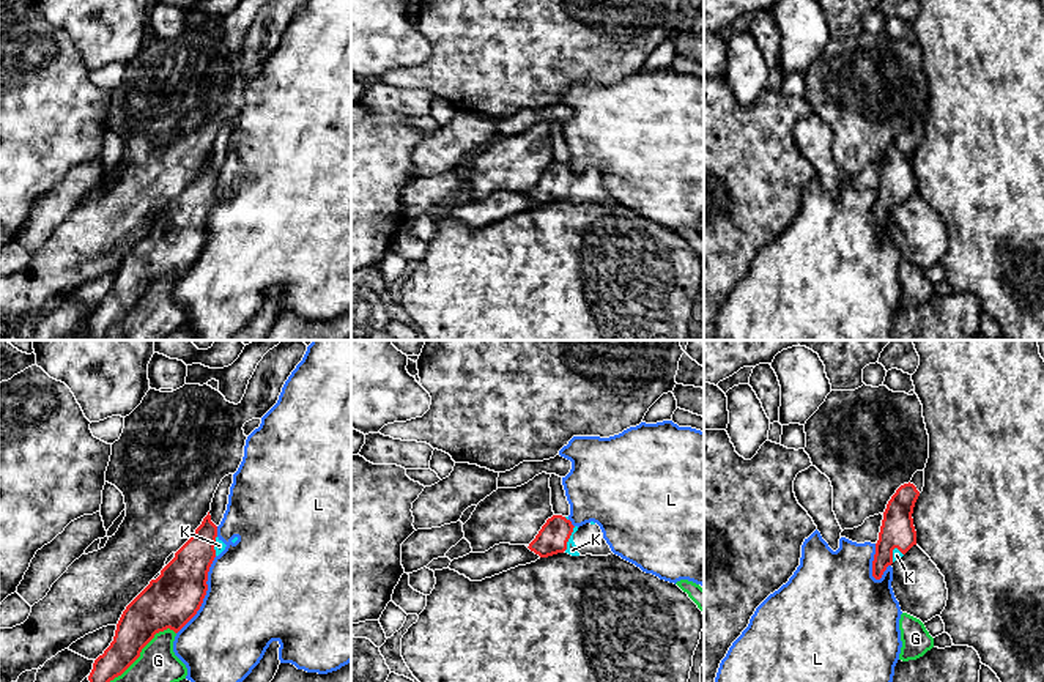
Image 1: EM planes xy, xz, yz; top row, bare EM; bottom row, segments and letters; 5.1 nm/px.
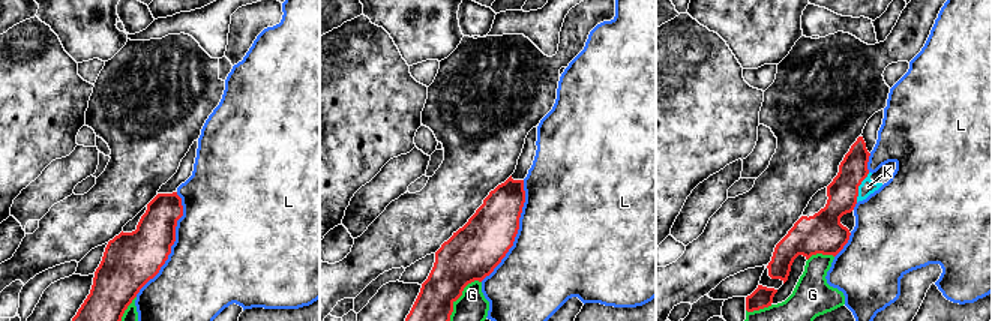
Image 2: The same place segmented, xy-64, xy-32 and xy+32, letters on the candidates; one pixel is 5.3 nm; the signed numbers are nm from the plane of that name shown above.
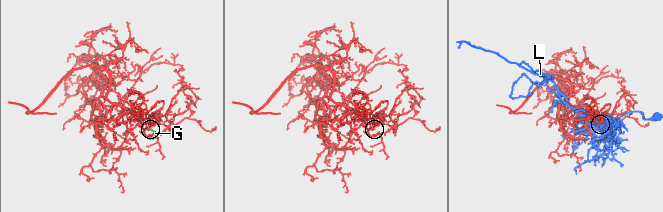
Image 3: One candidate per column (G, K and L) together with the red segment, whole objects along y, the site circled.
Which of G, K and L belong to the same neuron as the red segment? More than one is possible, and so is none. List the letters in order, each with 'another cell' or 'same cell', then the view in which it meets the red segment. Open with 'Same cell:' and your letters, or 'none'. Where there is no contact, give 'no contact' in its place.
Same cell: K
G: another cell; contact in xy
K: same cell; contact in xz
L: another cell; contact in xy

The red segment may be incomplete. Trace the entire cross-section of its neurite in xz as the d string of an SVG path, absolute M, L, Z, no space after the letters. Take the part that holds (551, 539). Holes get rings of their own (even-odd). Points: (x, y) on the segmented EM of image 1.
M562 515L548 518L528 548L540 558L564 551L572 556L608 556L613 553L597 523L590 521L578 528Z

